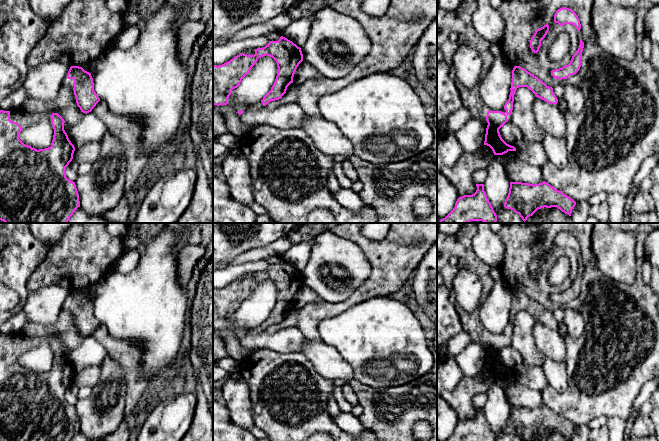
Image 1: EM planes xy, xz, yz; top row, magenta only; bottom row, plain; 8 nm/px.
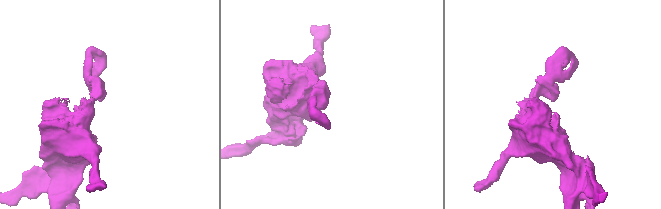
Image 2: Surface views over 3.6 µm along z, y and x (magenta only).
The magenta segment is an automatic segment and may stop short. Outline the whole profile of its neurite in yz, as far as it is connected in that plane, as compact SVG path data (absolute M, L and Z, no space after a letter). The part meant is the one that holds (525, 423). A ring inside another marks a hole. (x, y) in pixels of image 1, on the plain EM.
M510 406L504 431L513 434L520 441L530 441L538 433L557 431L571 440L576 426L547 406L529 408Z

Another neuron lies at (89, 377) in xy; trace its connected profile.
M99 365L89 366L80 372L75 373L73 383L77 387L93 388L99 382L101 375L101 367Z

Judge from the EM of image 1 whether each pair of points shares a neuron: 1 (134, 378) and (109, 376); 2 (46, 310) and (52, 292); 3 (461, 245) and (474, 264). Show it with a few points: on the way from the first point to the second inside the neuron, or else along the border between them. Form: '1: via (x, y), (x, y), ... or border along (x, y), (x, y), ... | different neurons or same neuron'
1: border along (111, 357), (124, 371), (126, 382), (124, 401) | different neurons
2: via (46, 306), (47, 301), (52, 296) | same neuron
3: via (461, 250), (469, 259) | same neuron

